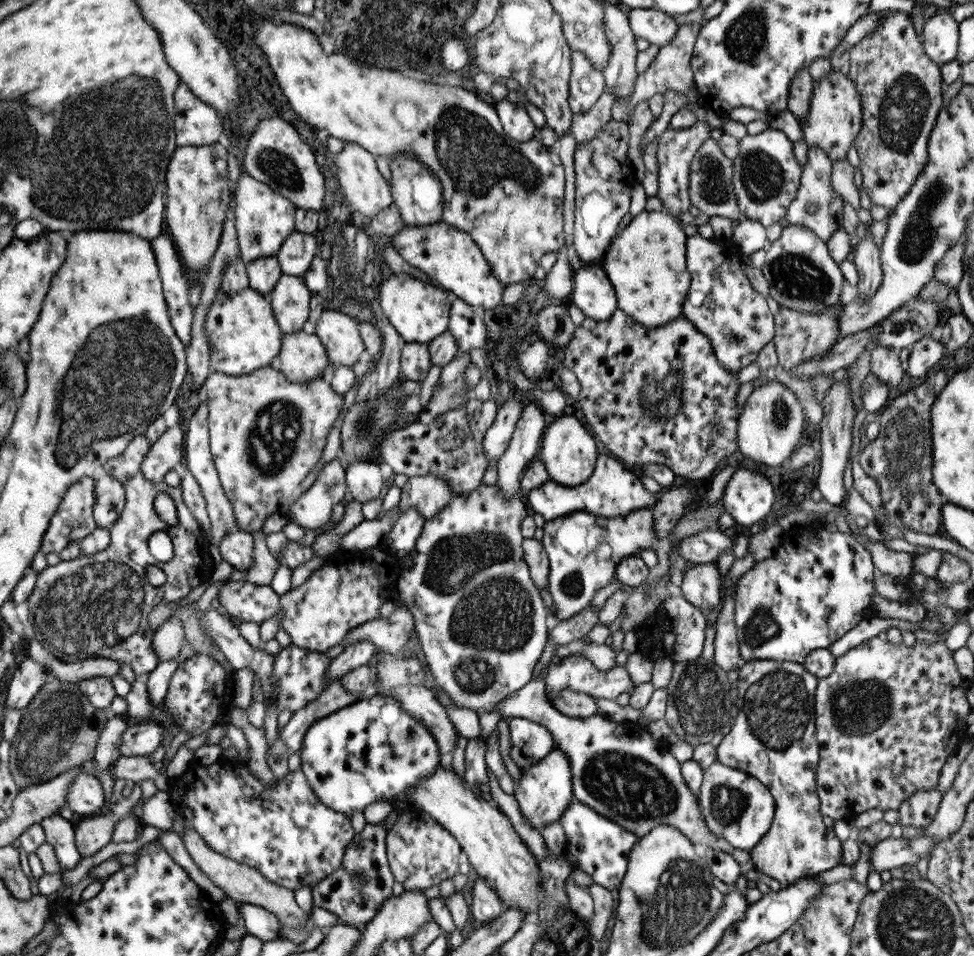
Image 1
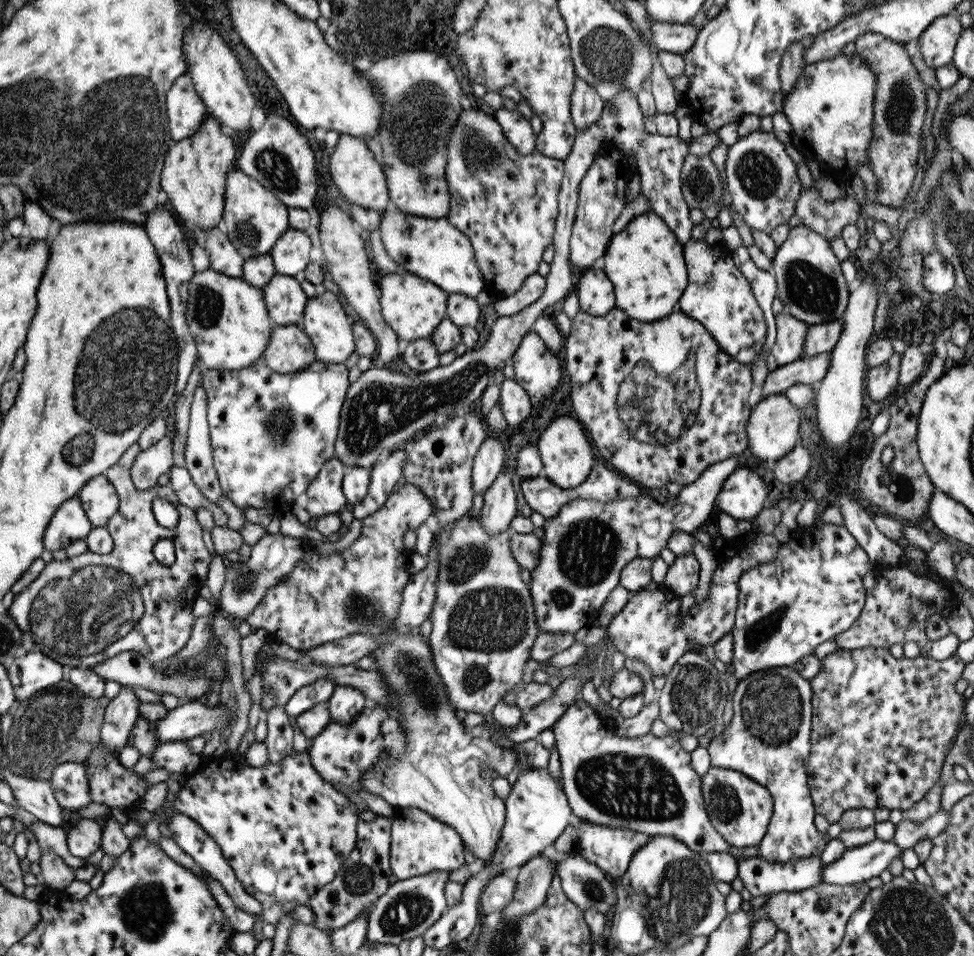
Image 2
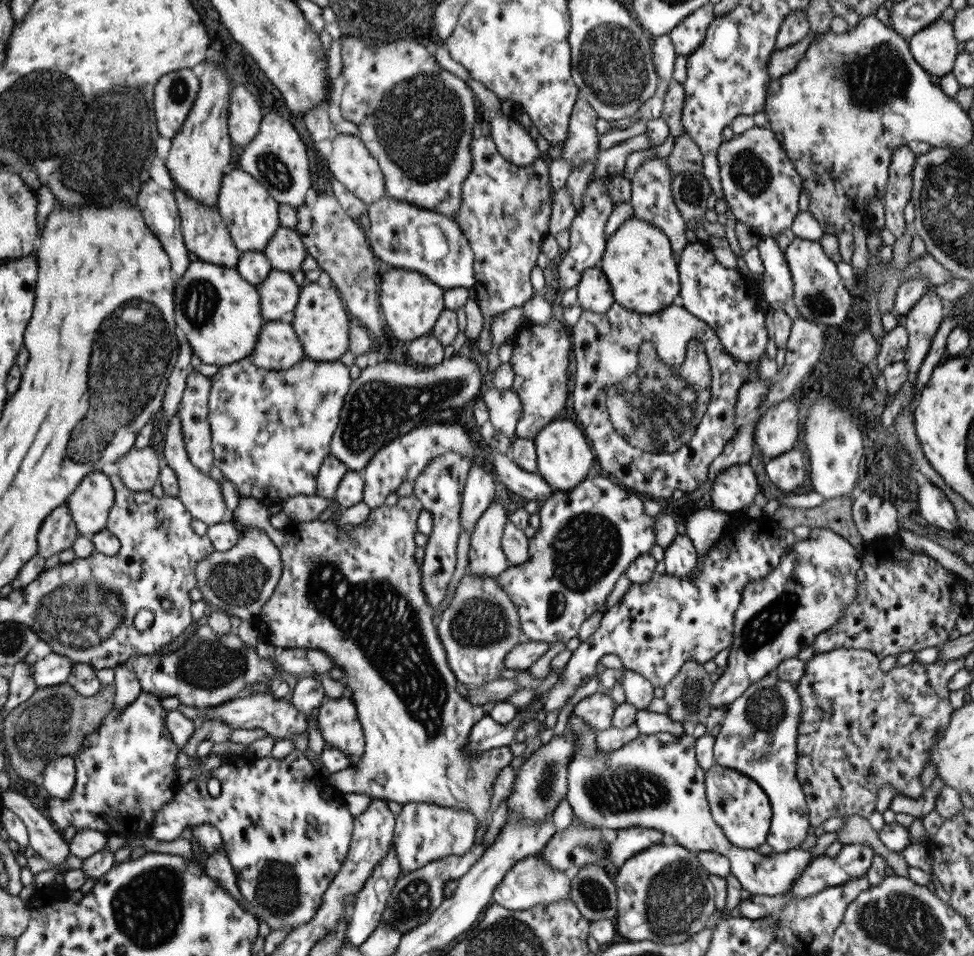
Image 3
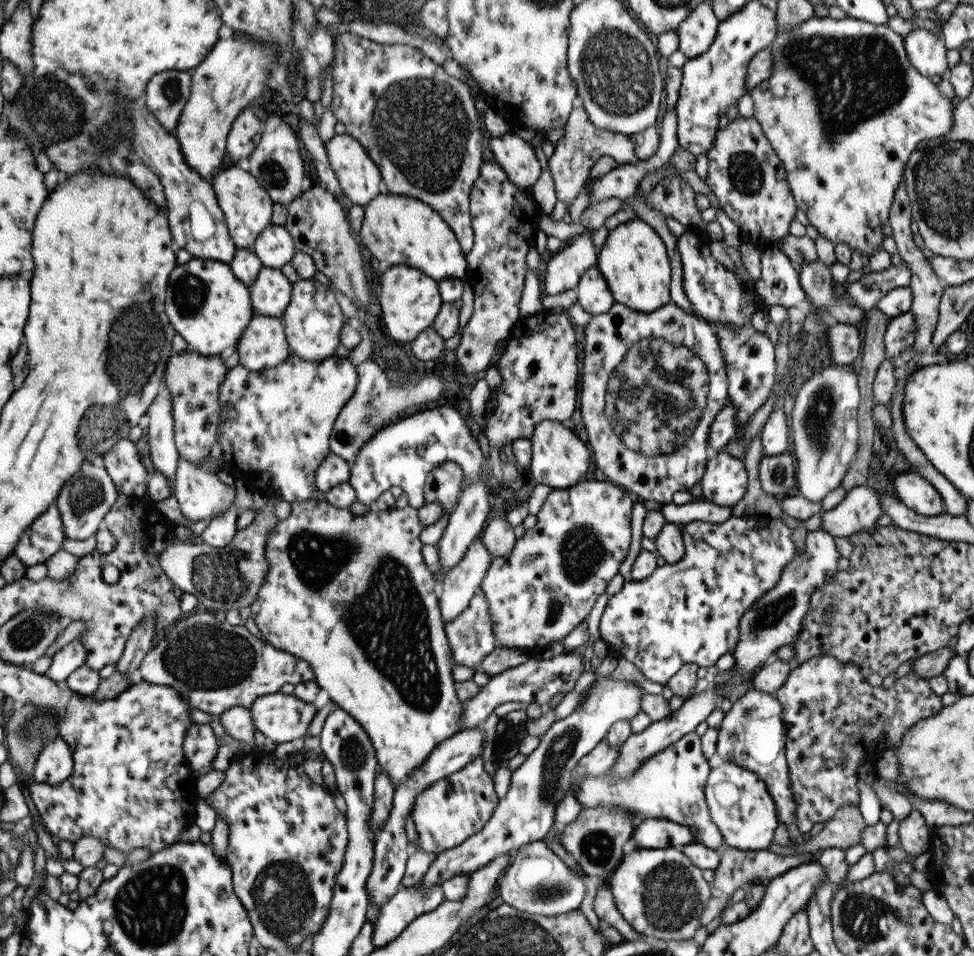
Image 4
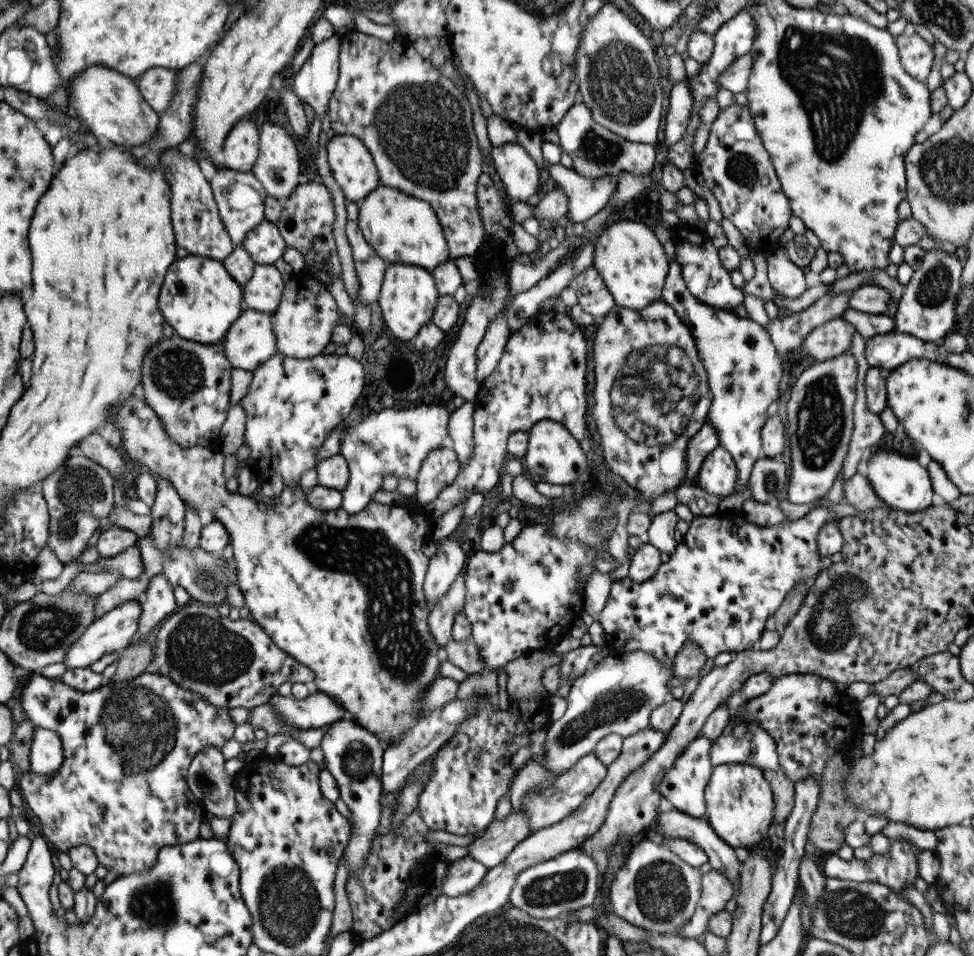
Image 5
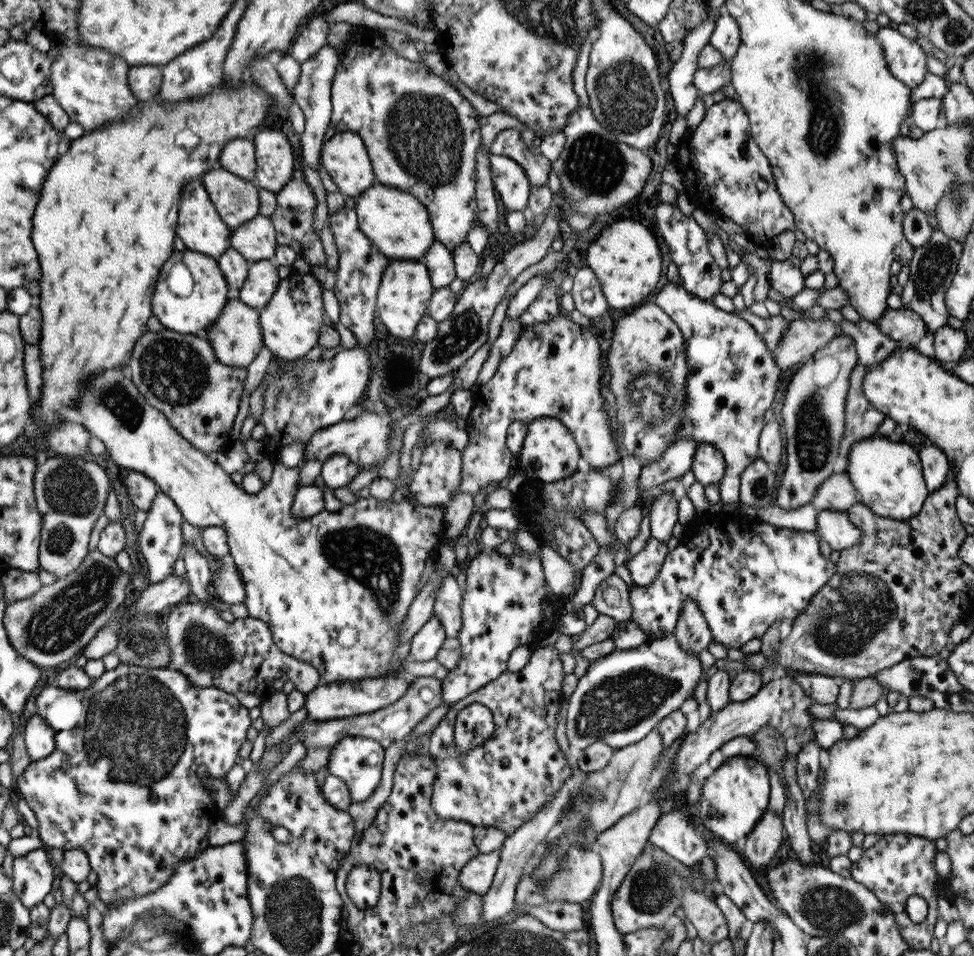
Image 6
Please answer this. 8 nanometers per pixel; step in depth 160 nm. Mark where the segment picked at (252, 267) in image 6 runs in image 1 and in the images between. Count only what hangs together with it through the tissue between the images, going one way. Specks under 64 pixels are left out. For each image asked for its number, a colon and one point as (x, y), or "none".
1: (289, 298)
2: (284, 300)
3: (277, 292)
4: (269, 293)
5: (261, 293)

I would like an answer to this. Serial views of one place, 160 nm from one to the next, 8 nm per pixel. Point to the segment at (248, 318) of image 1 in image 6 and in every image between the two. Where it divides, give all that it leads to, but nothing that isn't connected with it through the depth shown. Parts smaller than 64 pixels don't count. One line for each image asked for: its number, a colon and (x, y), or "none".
2: (227, 318)
3: (218, 313)
4: (207, 306)
5: (197, 298)
6: (190, 291)

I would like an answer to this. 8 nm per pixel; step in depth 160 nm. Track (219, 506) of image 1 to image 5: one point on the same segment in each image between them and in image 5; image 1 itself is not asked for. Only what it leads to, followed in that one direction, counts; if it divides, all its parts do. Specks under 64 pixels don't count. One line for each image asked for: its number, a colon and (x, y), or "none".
2: (197, 451)
3: (192, 412)
4: (192, 380)
5: (186, 383)

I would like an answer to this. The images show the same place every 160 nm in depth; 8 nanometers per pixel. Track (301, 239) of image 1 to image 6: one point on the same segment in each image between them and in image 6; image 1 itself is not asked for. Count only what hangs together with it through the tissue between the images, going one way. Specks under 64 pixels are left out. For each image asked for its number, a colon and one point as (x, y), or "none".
2: (290, 252)
3: (284, 250)
4: (273, 246)
5: (263, 243)
6: (254, 239)

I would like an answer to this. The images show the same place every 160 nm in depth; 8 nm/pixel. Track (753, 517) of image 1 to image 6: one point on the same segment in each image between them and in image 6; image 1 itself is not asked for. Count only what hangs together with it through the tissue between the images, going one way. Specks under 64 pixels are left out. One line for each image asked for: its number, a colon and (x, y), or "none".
2: (741, 494)
3: (734, 488)
4: (723, 481)
5: (717, 474)
6: (707, 466)

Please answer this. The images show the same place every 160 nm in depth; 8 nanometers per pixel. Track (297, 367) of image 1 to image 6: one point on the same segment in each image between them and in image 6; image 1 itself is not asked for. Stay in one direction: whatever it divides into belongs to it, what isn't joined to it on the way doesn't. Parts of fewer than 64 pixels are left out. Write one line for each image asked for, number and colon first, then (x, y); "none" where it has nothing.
2: (288, 348)
3: (276, 348)
4: (262, 345)
5: (249, 341)
6: (235, 336)

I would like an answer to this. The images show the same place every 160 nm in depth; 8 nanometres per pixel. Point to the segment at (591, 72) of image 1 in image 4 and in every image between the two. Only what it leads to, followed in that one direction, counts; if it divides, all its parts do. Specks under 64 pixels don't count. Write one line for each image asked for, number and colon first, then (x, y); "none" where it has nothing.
2: (585, 104)
3: (580, 146)
4: (582, 145)

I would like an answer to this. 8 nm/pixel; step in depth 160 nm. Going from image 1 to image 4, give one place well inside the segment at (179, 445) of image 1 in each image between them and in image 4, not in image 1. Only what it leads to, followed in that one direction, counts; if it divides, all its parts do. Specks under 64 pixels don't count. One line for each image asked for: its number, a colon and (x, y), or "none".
2: (149, 464)
3: (138, 468)
4: (121, 460)

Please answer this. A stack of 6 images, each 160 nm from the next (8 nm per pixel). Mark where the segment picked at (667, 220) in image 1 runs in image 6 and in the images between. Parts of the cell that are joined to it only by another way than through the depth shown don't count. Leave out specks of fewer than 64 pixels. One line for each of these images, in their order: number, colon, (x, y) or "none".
2: (644, 262)
3: (638, 263)
4: (633, 261)
5: (632, 264)
6: (625, 259)

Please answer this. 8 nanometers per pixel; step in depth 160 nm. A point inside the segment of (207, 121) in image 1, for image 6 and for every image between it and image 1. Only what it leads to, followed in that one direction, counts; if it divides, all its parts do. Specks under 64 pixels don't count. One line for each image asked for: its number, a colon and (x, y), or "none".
2: (184, 110)
3: (173, 93)
4: (165, 93)
5: (156, 85)
6: (143, 81)

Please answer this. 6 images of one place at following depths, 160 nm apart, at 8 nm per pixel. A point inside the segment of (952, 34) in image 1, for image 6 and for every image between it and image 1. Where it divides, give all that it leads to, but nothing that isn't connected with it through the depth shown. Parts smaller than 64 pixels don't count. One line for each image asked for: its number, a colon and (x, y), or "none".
2: (936, 44)
3: (934, 49)
4: (926, 52)
5: (915, 55)
6: (905, 60)

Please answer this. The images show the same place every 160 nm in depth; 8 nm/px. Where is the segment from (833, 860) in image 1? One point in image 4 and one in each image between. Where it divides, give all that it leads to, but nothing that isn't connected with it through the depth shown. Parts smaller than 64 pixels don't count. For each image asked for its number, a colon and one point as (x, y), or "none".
2: (767, 739)
3: (758, 733)
4: (752, 735)

